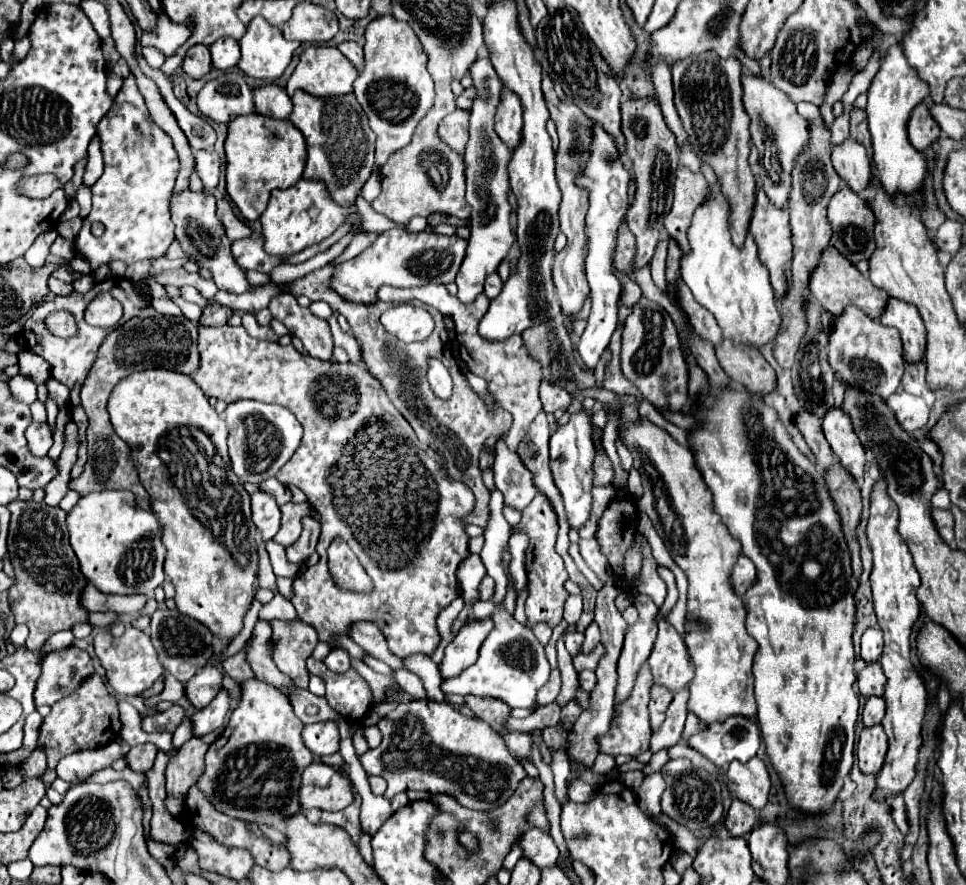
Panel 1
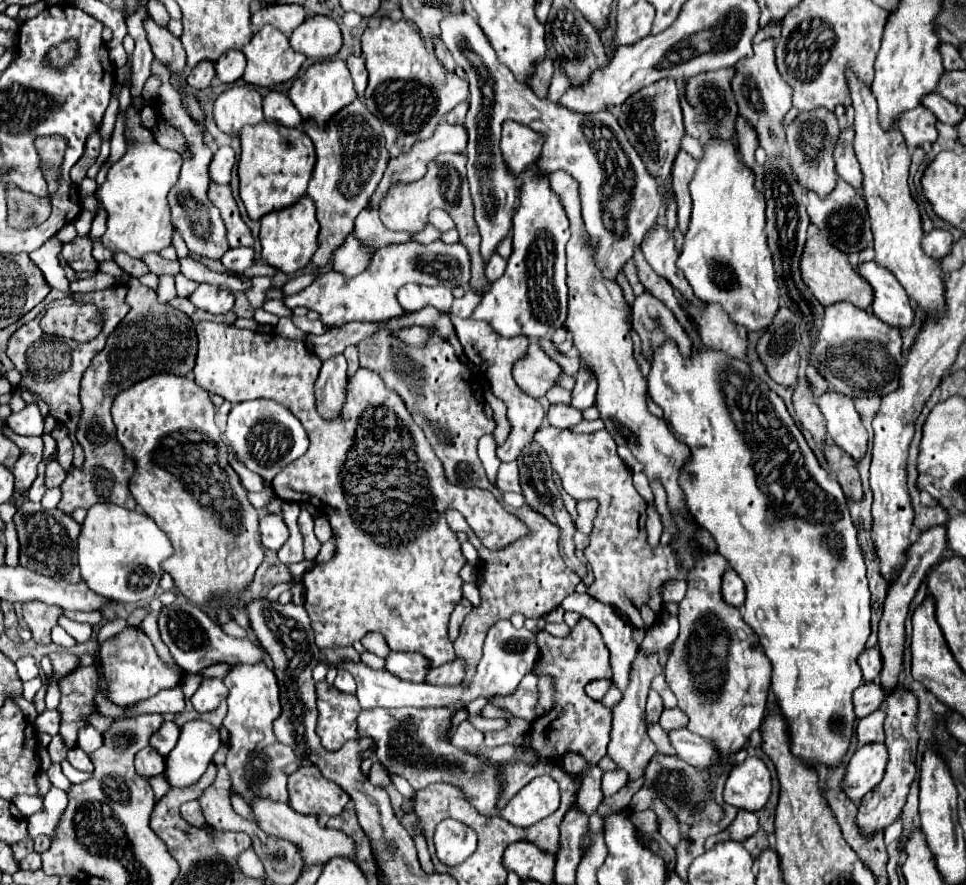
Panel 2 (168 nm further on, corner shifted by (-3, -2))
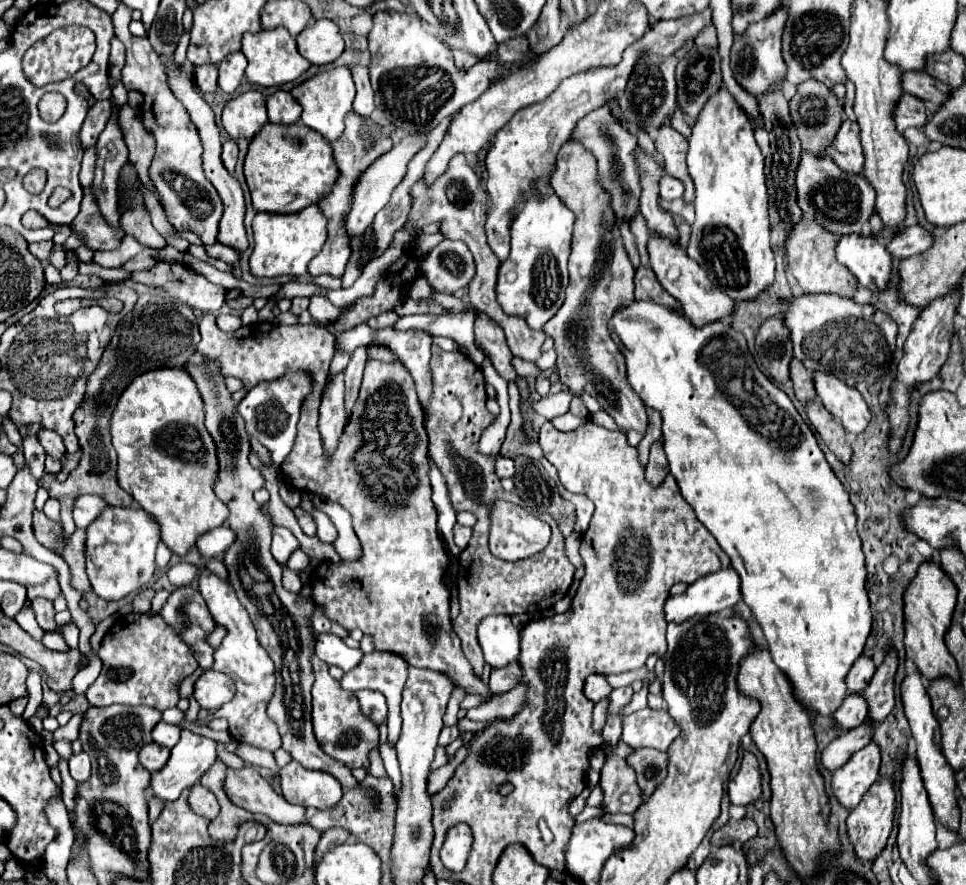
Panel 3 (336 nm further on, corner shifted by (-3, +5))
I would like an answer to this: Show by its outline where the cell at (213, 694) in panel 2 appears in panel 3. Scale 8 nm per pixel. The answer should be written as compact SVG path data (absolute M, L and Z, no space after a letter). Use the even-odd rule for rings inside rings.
M207 670L195 682L195 700L205 710L217 710L235 696L233 680L217 670Z

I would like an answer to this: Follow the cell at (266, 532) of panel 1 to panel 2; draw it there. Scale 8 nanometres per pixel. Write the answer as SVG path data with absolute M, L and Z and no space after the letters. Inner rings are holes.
M265 513L259 517L259 529L261 529L261 543L267 549L277 551L285 539L289 537L287 525L283 523L281 513Z

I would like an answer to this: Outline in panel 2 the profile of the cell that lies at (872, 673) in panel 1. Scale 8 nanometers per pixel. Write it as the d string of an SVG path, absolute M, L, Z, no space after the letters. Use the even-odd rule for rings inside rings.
M865 681L861 687L853 691L853 703L855 703L855 715L861 719L863 715L869 715L871 711L879 709L879 705L885 699L885 691L881 683L877 681Z

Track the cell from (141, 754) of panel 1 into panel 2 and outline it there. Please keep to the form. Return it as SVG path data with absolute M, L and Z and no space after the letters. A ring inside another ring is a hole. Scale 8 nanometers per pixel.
M145 747L135 757L135 769L141 777L149 779L149 777L159 775L159 773L165 771L165 759L157 751L153 751L153 747Z

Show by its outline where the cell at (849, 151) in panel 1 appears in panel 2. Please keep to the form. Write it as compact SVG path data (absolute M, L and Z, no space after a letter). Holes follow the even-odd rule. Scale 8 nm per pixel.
M843 129L839 135L839 141L835 145L835 165L837 165L837 173L841 179L845 179L853 189L861 191L861 183L863 183L863 173L859 167L859 161L855 157L853 151L853 129Z

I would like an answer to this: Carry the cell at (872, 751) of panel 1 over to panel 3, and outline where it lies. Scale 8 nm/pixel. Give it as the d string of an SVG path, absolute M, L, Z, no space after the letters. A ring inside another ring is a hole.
M867 744L859 752L851 756L851 760L833 772L831 778L831 792L839 800L839 804L847 810L853 810L863 794L871 788L873 782L879 778L879 746Z

